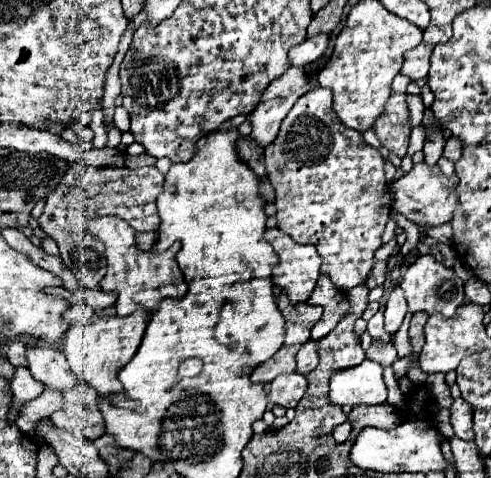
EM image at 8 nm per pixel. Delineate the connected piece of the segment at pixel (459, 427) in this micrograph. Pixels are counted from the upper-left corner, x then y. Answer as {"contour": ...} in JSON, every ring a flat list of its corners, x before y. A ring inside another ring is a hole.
{"contour":[[455,399,451,405,451,425,455,435,463,441,473,441,473,409,463,399]]}

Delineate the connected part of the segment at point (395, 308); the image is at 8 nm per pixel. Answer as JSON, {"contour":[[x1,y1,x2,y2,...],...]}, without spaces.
{"contour":[[395,285,395,289,389,293,389,301,385,307,385,329,389,333,395,333,403,321,407,313,407,305,405,305,405,297,399,289,399,285]]}

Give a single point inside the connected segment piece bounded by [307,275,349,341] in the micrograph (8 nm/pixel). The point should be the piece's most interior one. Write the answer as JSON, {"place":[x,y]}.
{"place":[335,307]}

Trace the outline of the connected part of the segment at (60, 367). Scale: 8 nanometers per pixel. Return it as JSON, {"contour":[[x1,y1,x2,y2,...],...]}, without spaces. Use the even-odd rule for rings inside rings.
{"contour":[[33,347,33,349,27,349,27,359,29,359,29,371,33,379,43,383,45,389,63,393,79,385,77,377,73,377,69,363,61,351,51,347,49,349]]}

